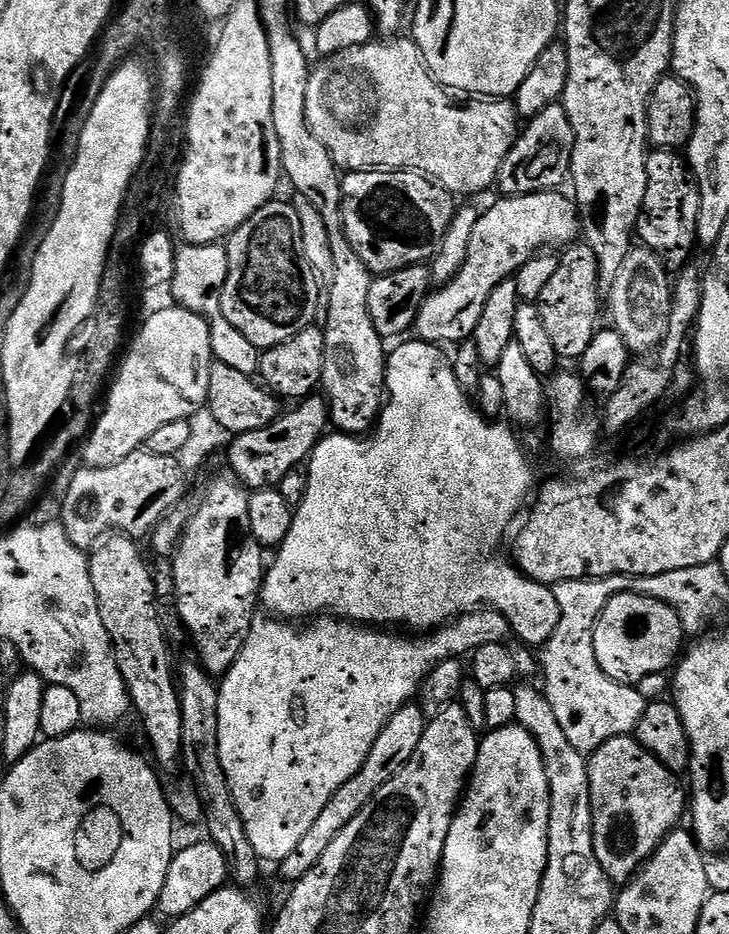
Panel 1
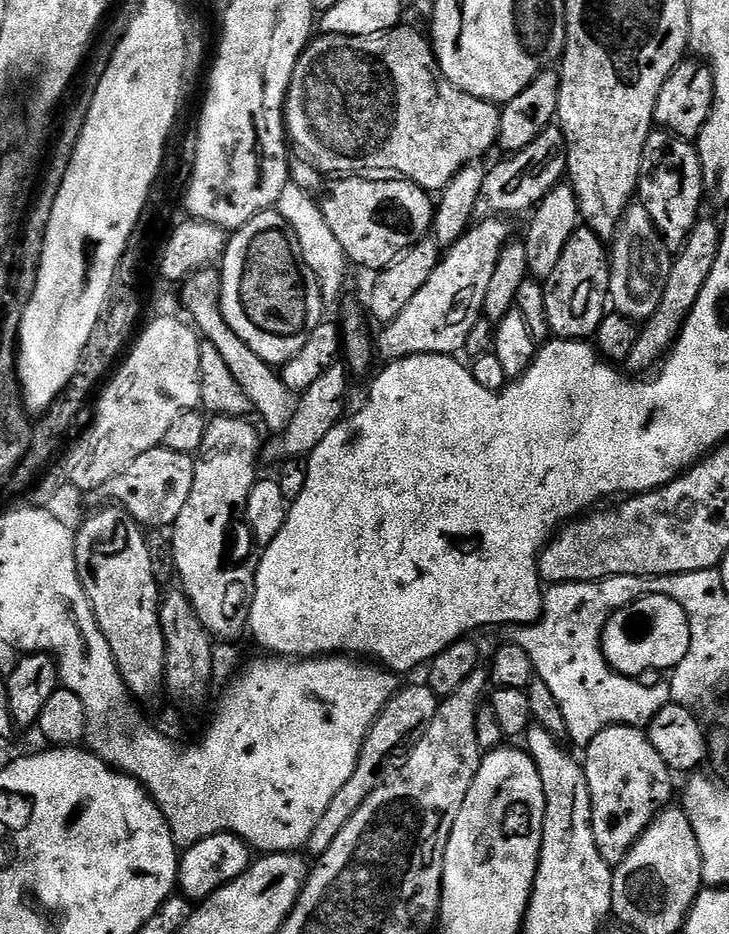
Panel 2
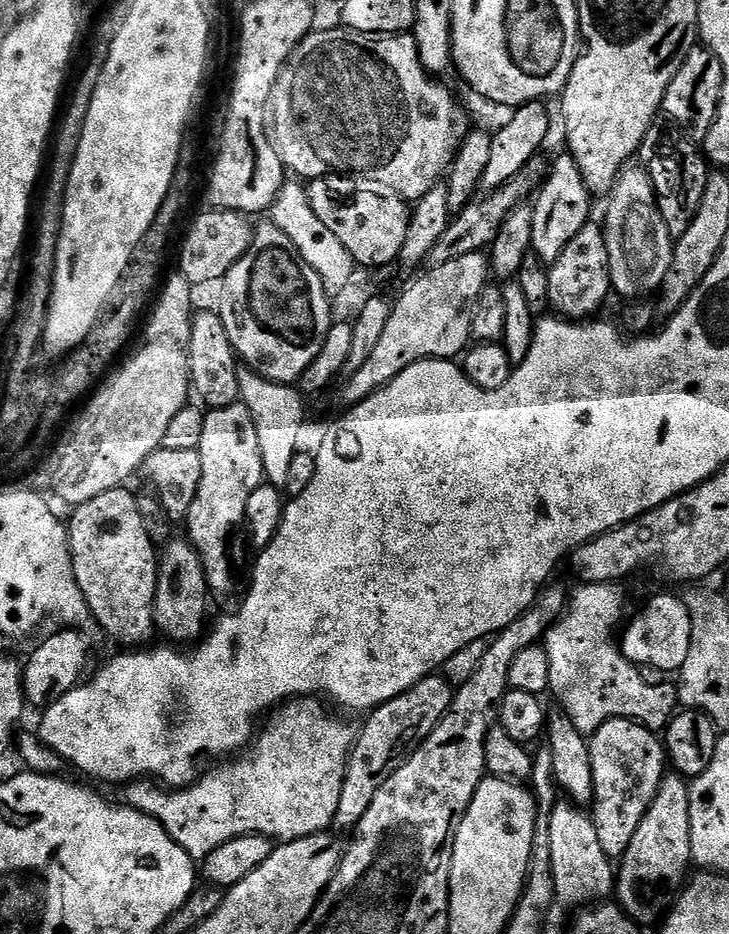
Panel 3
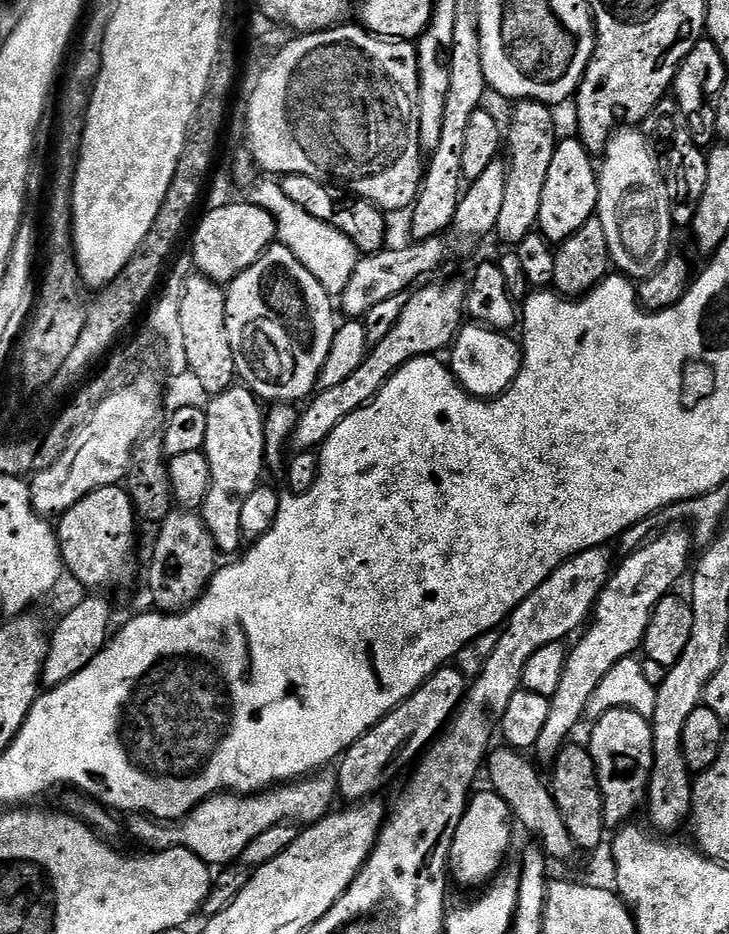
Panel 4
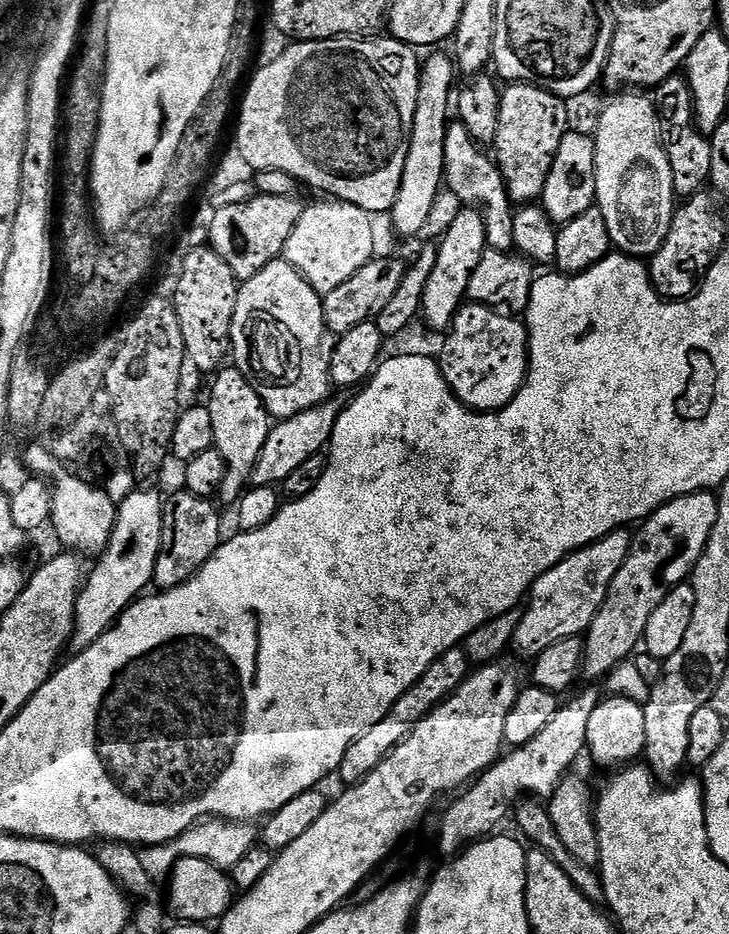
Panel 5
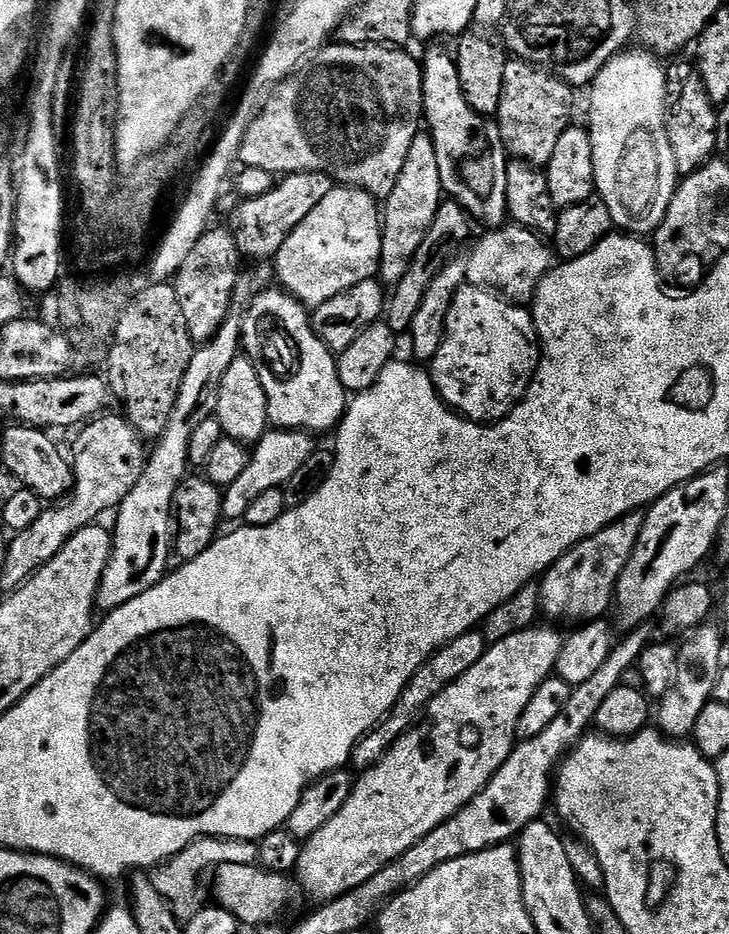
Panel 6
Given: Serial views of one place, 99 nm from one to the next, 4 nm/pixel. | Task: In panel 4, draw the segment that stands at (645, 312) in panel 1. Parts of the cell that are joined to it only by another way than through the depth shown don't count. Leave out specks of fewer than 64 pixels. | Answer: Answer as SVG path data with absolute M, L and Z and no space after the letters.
M635 127L617 131L608 141L598 168L600 193L596 215L606 230L612 263L623 275L639 282L667 262L672 248L672 207L661 161L648 149L648 140Z

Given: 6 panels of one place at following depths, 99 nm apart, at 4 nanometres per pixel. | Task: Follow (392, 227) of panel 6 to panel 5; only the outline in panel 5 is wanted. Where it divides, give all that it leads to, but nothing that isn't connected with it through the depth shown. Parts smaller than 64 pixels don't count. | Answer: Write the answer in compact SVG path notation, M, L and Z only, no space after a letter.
M436 50L429 60L423 61L418 86L418 106L414 106L414 130L410 138L410 150L406 150L406 167L402 169L402 186L394 202L390 219L400 236L416 236L428 224L432 211L436 208L436 199L440 188L445 187L444 163L446 162L446 134L450 117L448 103L453 103L452 83L458 77L458 69L453 57L444 50Z

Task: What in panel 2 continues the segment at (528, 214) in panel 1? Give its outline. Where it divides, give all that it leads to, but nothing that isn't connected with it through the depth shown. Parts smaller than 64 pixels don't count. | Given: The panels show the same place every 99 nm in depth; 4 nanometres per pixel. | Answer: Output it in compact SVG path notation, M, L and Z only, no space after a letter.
M484 218L473 223L453 248L443 253L434 274L414 294L414 298L398 318L383 325L384 332L375 341L374 348L384 362L401 360L418 354L438 354L451 356L464 352L466 338L470 330L482 319L486 290L490 287L490 277L494 275L494 266L500 252L509 243L509 221L504 218Z

